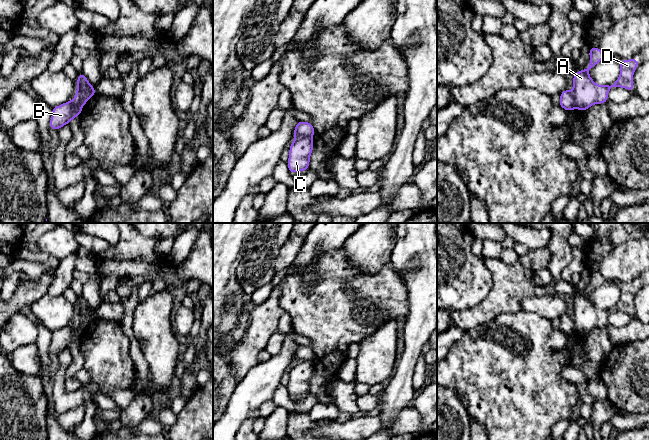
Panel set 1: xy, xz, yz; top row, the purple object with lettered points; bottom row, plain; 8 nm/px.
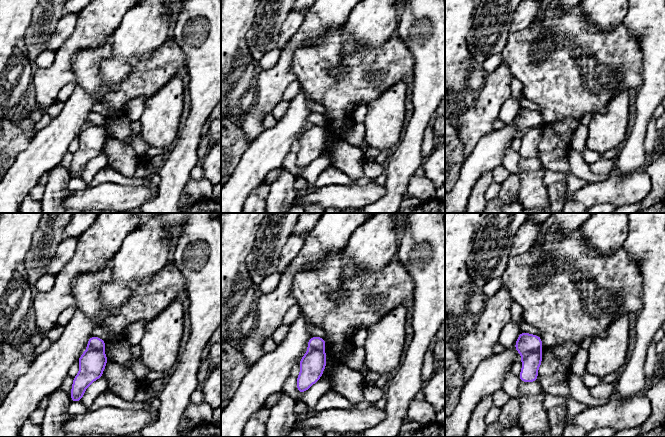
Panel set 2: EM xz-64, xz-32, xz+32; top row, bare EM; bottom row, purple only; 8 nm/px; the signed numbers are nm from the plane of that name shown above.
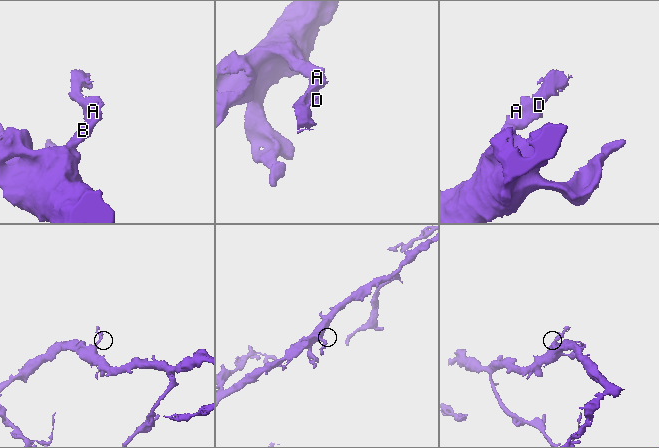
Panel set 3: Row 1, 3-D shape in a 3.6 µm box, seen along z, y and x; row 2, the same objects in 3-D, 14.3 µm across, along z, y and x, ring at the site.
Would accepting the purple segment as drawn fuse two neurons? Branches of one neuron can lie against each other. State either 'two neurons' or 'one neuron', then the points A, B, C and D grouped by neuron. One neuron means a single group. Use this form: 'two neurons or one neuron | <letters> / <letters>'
two neurons | A C D / B

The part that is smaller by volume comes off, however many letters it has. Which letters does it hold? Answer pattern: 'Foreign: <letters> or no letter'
Foreign: A, C, D

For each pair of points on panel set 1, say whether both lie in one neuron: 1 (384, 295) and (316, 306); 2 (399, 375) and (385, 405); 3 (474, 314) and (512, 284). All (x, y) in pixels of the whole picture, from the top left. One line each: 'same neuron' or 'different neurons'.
1: same neuron
2: same neuron
3: same neuron

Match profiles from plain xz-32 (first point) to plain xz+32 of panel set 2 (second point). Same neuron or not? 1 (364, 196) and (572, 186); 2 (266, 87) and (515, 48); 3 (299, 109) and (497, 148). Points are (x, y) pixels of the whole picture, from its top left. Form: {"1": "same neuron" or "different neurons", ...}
{"1": "different neurons", "2": "different neurons", "3": "same neuron"}

